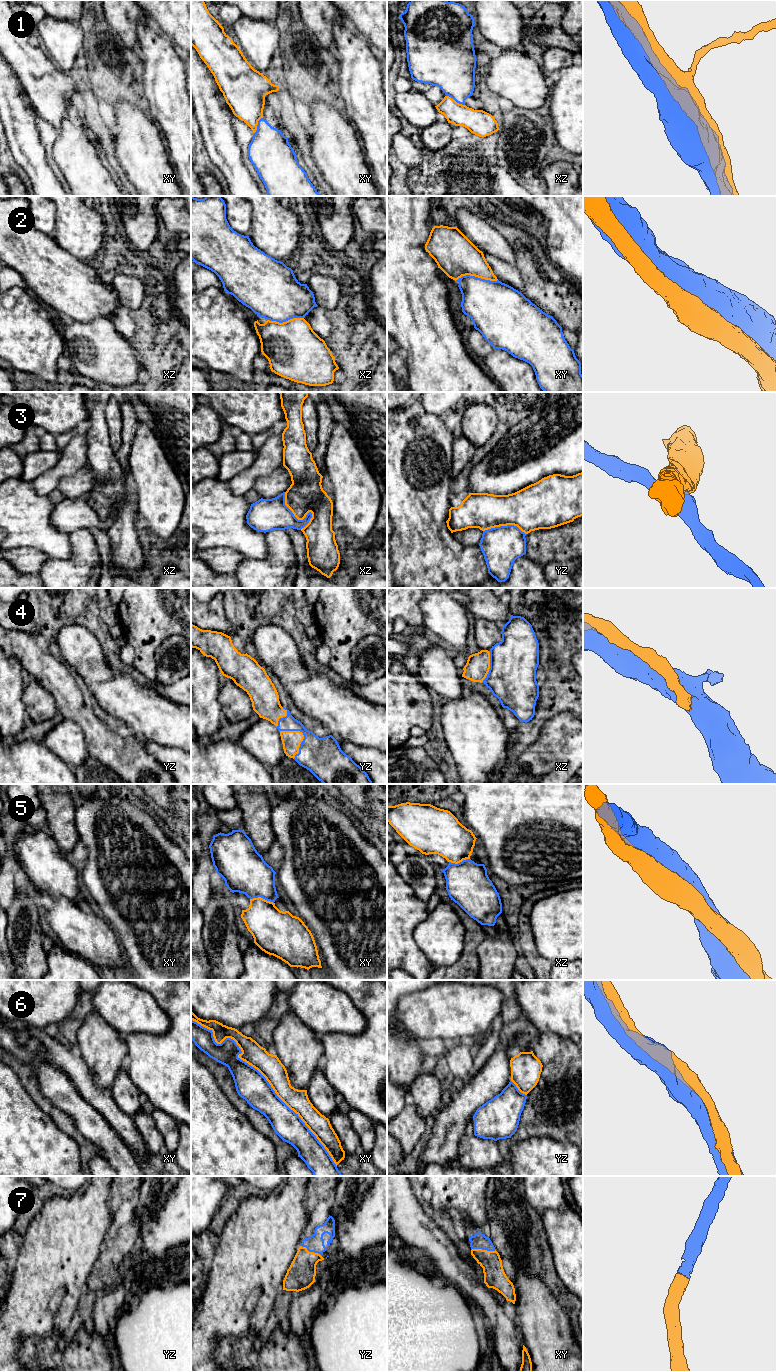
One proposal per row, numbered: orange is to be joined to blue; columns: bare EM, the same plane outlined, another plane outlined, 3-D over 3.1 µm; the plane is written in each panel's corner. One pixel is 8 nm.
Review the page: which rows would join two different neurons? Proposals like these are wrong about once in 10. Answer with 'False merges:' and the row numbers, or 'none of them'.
False merges: 3

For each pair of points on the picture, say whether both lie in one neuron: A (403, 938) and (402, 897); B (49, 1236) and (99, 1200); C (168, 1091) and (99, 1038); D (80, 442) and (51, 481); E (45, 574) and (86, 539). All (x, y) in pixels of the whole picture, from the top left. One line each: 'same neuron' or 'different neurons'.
A: same neuron
B: same neuron
C: different neurons
D: same neuron
E: same neuron

